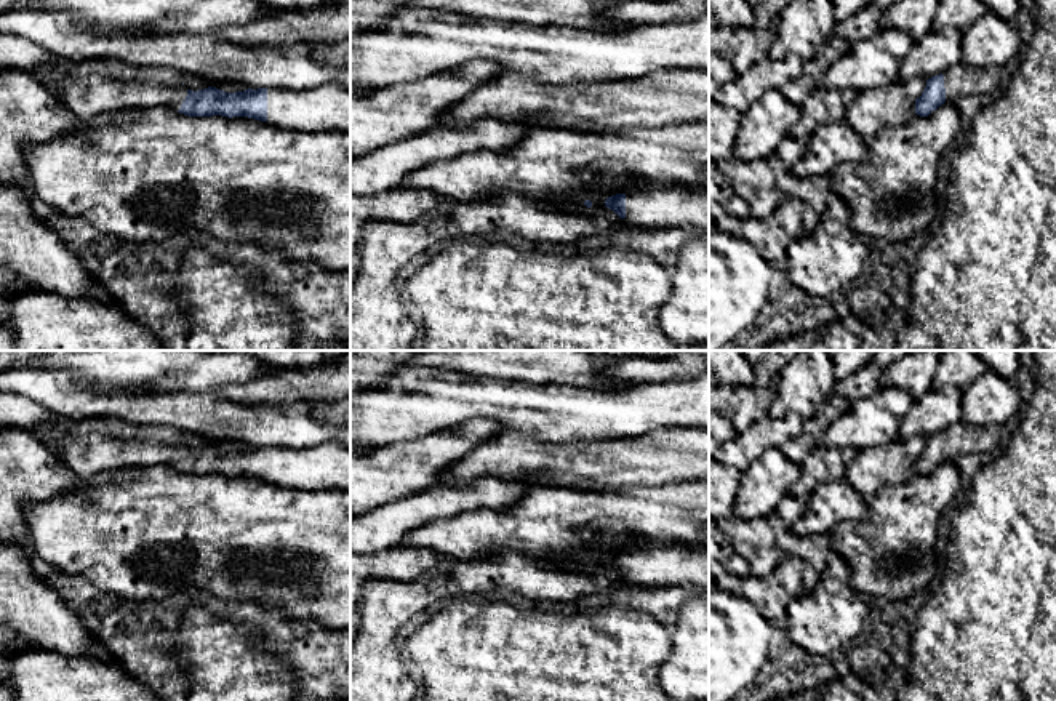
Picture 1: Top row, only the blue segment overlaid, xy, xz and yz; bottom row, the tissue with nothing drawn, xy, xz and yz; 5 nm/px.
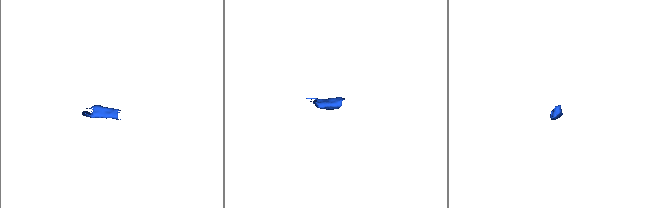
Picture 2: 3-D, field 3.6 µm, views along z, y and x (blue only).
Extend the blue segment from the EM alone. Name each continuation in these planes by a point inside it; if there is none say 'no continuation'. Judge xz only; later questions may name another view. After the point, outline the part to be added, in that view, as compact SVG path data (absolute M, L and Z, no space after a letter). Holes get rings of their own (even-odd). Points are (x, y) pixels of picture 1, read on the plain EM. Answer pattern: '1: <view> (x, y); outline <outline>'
1: xz (658, 567); outline M653 546L629 551L624 584L650 591L680 584L709 589L709 547Z

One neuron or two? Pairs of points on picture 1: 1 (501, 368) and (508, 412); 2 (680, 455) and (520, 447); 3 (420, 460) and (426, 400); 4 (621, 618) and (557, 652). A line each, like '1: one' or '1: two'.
1: two
2: one
3: two
4: one

